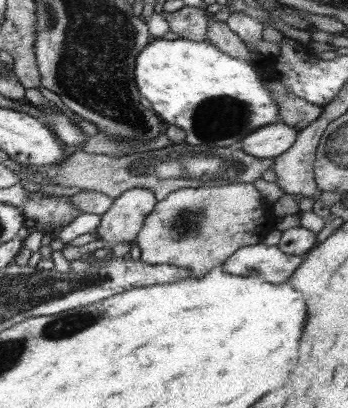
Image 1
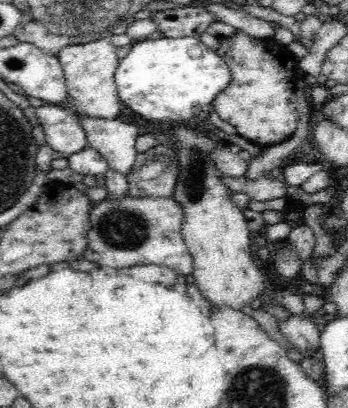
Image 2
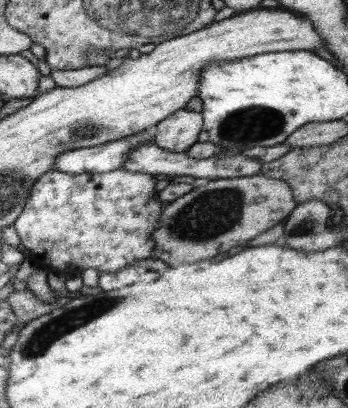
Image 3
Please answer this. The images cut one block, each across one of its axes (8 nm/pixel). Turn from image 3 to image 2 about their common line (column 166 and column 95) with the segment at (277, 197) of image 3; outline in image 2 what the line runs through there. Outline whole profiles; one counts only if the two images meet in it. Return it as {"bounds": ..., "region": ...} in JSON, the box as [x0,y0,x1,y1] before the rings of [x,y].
{"bounds":[84,196,194,276],"region":[[[128,196],[120,202],[114,200],[102,200],[96,202],[94,208],[90,210],[90,222],[92,228],[88,232],[88,246],[84,250],[84,260],[104,268],[112,266],[114,270],[128,270],[136,266],[168,266],[180,276],[188,276],[194,272],[194,260],[188,250],[188,244],[182,236],[182,206],[170,196],[170,198],[134,198]]]}

